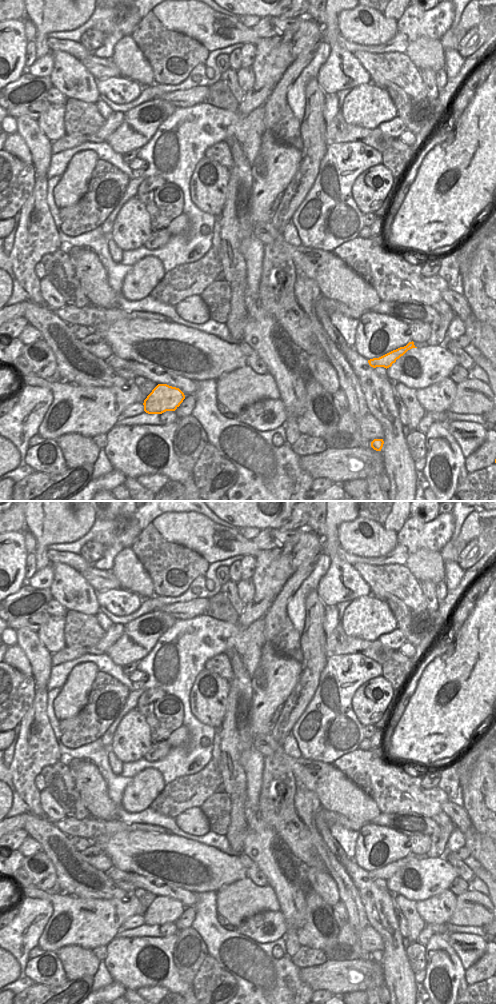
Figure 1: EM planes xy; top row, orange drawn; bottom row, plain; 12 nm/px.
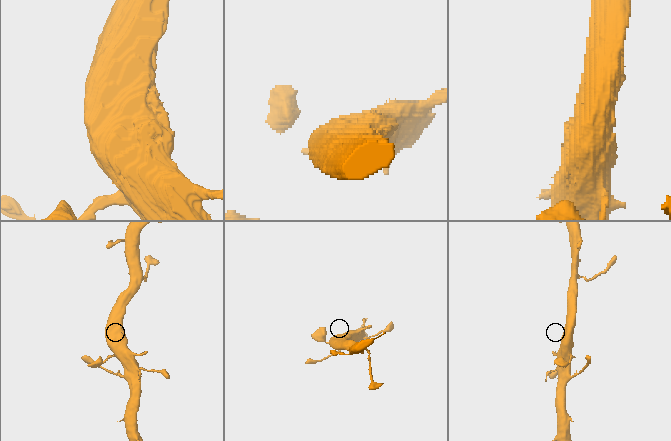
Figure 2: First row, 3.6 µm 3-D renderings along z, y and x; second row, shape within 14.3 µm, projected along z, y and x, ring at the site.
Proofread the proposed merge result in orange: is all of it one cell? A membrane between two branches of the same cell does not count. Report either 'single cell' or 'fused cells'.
single cell

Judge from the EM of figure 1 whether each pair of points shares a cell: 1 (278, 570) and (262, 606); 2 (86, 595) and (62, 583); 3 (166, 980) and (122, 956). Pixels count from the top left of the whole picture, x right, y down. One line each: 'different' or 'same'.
1: same
2: same
3: same

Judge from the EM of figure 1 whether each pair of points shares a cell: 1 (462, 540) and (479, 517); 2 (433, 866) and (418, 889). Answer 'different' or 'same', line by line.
1: same
2: same

